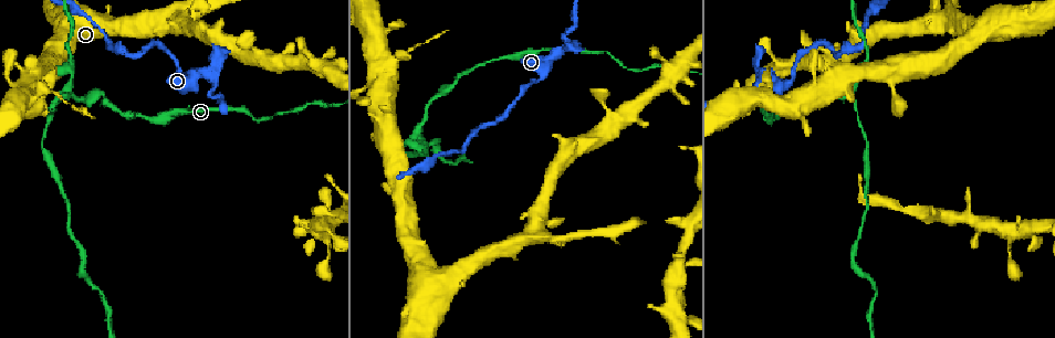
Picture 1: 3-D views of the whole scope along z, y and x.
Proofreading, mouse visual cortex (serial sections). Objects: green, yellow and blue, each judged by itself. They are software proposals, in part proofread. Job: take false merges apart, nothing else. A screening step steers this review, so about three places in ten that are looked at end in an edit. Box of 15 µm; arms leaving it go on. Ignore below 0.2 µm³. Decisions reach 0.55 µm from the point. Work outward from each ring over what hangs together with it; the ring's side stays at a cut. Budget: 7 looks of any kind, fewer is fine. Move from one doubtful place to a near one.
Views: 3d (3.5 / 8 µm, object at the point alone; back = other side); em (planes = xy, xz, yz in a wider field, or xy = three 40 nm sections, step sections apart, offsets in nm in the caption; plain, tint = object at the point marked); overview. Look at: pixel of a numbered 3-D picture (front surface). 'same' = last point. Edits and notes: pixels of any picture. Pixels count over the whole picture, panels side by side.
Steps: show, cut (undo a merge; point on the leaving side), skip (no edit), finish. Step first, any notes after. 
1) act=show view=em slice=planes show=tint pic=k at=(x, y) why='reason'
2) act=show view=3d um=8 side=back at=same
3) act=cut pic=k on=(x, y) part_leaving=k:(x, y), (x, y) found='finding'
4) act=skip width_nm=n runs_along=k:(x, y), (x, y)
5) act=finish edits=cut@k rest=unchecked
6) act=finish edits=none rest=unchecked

act=show view=3d um=3.5 pic=1 at=(190, 16)

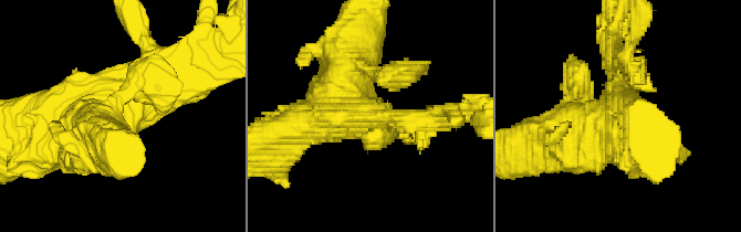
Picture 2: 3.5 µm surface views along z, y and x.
act=show view=em slice=planes show=tint at=same

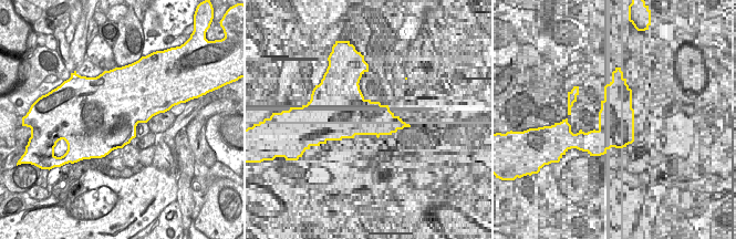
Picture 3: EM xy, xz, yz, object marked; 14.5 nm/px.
act=skip runs_along=2:(279, 141), (340, 104), (361, 39) found='continuous, no second cell'

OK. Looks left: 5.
act=show view=3d um=8 pic=1 at=(449, 84) why='abrupt turn'

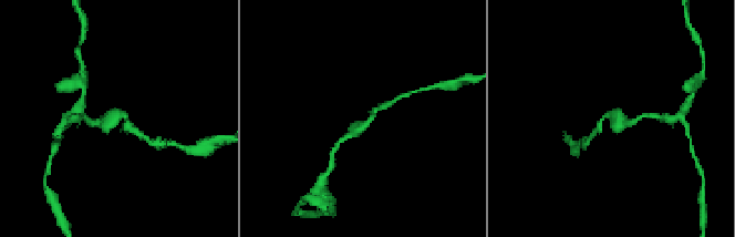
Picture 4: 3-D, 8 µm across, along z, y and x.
act=show view=3d um=3.5 pic=4 at=(615, 114) why='closer look'

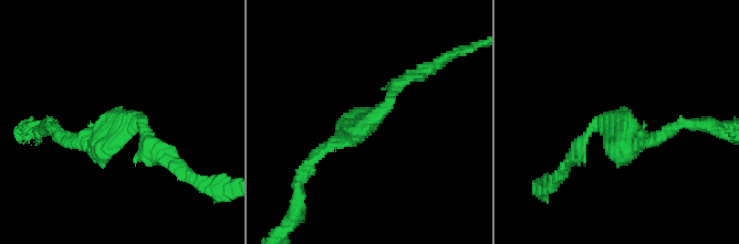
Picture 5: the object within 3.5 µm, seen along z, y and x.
act=show view=em slice=xy step=3 show=tint pic=5 at=(129, 119) arm_widths_nm=150,250

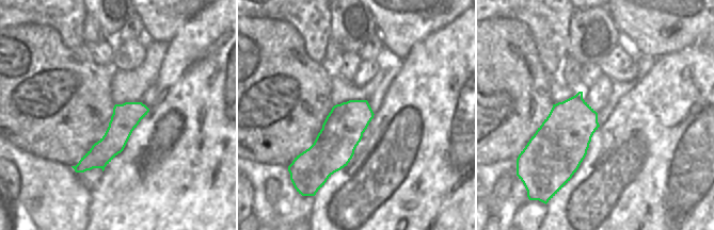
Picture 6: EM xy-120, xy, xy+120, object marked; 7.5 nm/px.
act=skip runs_along=6:(145, 110), (141, 110), (78, 169) found='all the same cell'

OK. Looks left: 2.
act=show view=3d um=3.5 side=back pic=1 at=(759, 80)

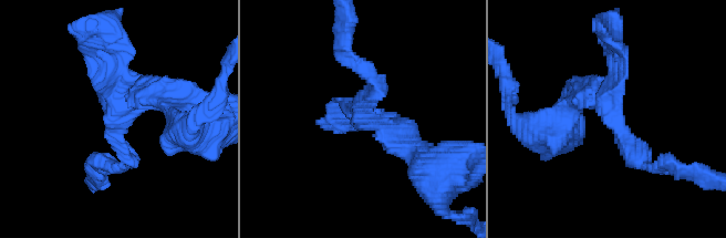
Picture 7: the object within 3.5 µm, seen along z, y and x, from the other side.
act=show view=em slice=xy step=1 show=tint pic=7 at=(111, 119)

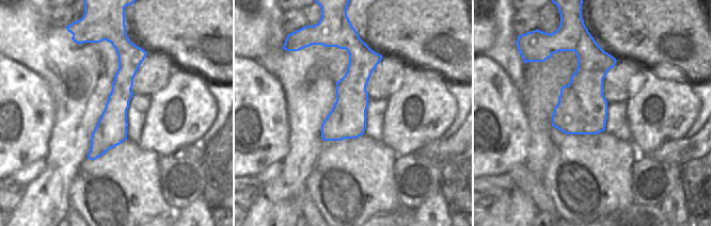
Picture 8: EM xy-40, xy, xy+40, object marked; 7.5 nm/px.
act=skip runs_along=7:(572, 104), (595, 94), (650, 165) found='all the same cell'

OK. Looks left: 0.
act=finish edits=none rest=unchecked

